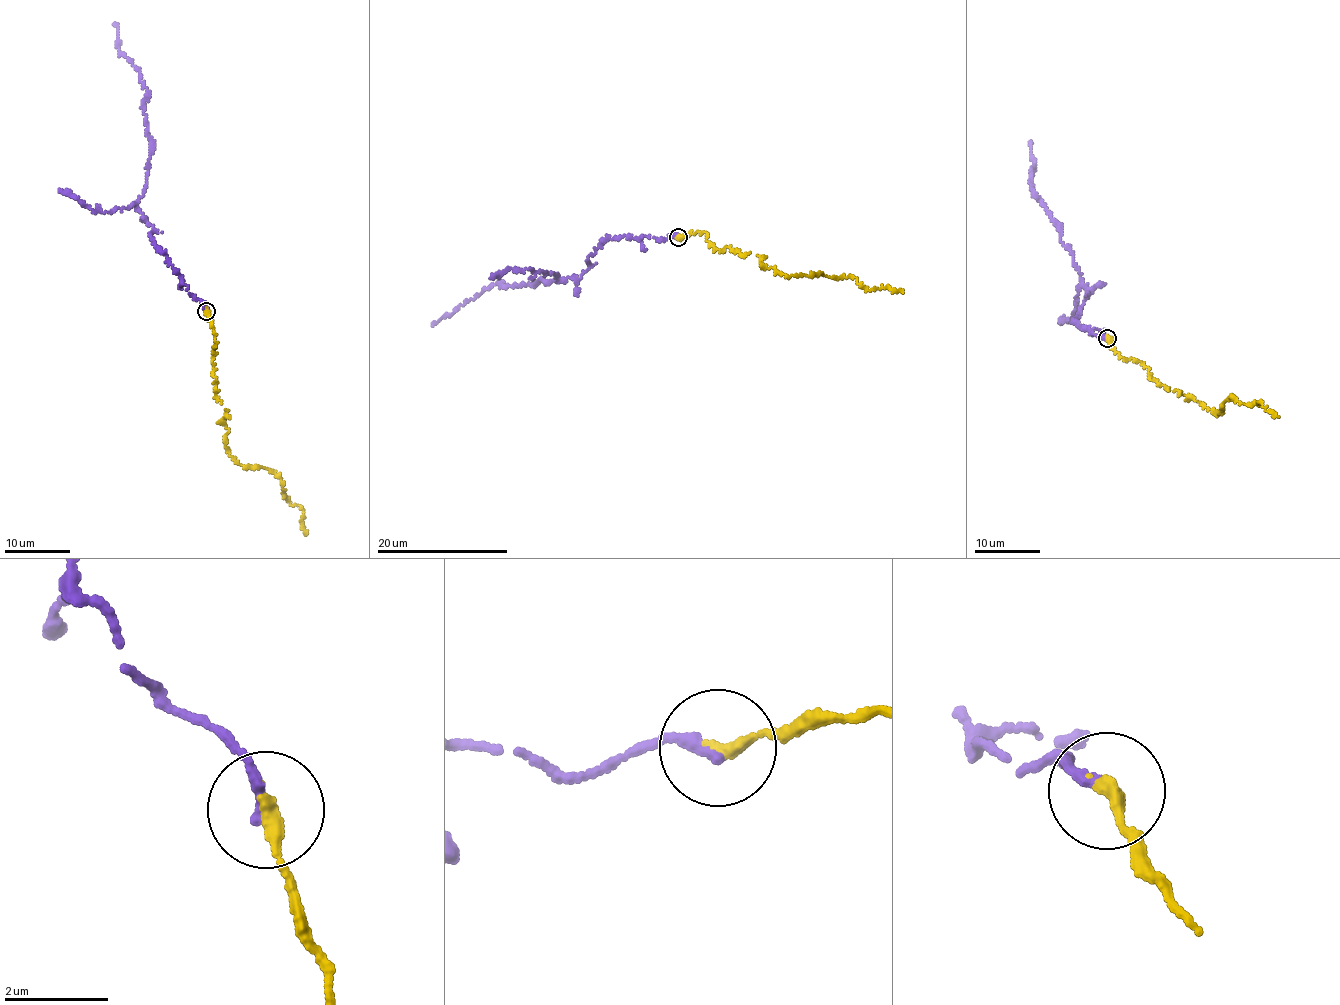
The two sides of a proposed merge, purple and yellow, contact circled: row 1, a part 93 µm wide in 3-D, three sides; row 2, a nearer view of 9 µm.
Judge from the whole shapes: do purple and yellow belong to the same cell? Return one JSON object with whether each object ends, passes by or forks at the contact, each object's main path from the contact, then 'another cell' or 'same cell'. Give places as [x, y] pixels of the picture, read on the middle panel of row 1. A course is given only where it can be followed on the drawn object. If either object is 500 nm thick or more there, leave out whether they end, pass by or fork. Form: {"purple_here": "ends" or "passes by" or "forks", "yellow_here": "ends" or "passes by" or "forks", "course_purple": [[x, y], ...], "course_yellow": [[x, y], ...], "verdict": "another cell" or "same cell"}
{"purple_here": "ends", "yellow_here": "ends", "course_purple": [[678, 237], [607, 241], [578, 277], [497, 284], [433, 326]], "course_yellow": [[678, 237], [701, 232], [711, 247], [759, 256], [762, 265], [784, 275], [850, 276], [868, 289], [904, 292]], "verdict": "same cell"}

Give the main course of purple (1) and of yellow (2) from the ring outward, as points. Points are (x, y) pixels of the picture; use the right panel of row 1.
1: (1108, 338), (1082, 328), (1076, 319), (1090, 292), (1072, 253), (1061, 241), (1061, 227), (1033, 190), (1032, 142)
2: (1108, 338), (1118, 356), (1137, 361), (1168, 392), (1219, 414), (1230, 395), (1259, 401), (1278, 417)

